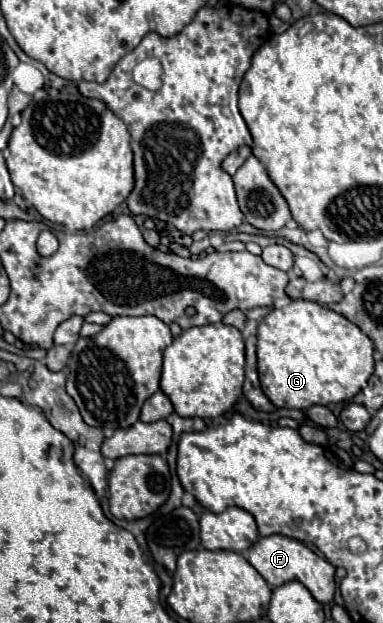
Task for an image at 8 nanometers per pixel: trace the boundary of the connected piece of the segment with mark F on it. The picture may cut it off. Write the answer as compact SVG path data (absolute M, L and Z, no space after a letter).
M271 534L271 536L261 536L247 552L247 560L253 564L253 568L267 580L271 588L281 586L291 580L299 580L305 584L305 588L313 594L313 598L321 604L331 604L333 602L333 592L335 592L335 568L321 556L317 556L313 550L309 550L303 542L283 536L283 534Z

